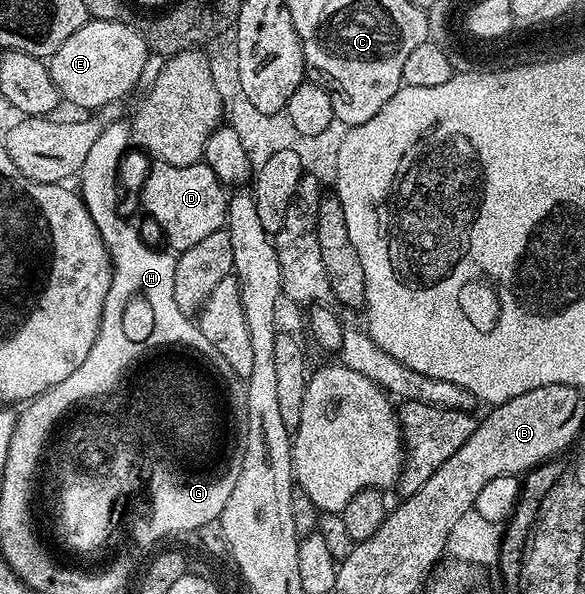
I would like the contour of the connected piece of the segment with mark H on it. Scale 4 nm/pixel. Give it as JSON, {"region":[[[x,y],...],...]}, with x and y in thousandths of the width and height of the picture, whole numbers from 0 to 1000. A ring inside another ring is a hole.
{"region":[[[207,199],[183,209],[174,226],[168,226],[168,234],[161,237],[154,259],[147,259],[147,273],[133,291],[133,328],[150,348],[154,367],[171,389],[195,446],[185,500],[191,512],[198,512],[198,505],[205,505],[205,492],[226,492],[226,498],[212,505],[212,519],[219,519],[219,532],[232,532],[232,552],[239,552],[239,566],[268,566],[270,572],[321,574],[361,599],[366,576],[359,576],[359,569],[345,562],[340,544],[323,527],[313,525],[304,508],[297,508],[301,431],[287,421],[265,424],[263,419],[251,418],[244,401],[198,359],[198,295],[205,290],[205,268],[224,242],[226,212],[217,200]],[[226,505],[246,505],[246,512],[226,512]],[[239,519],[246,519],[246,525],[260,525],[260,532],[239,532]]]}

